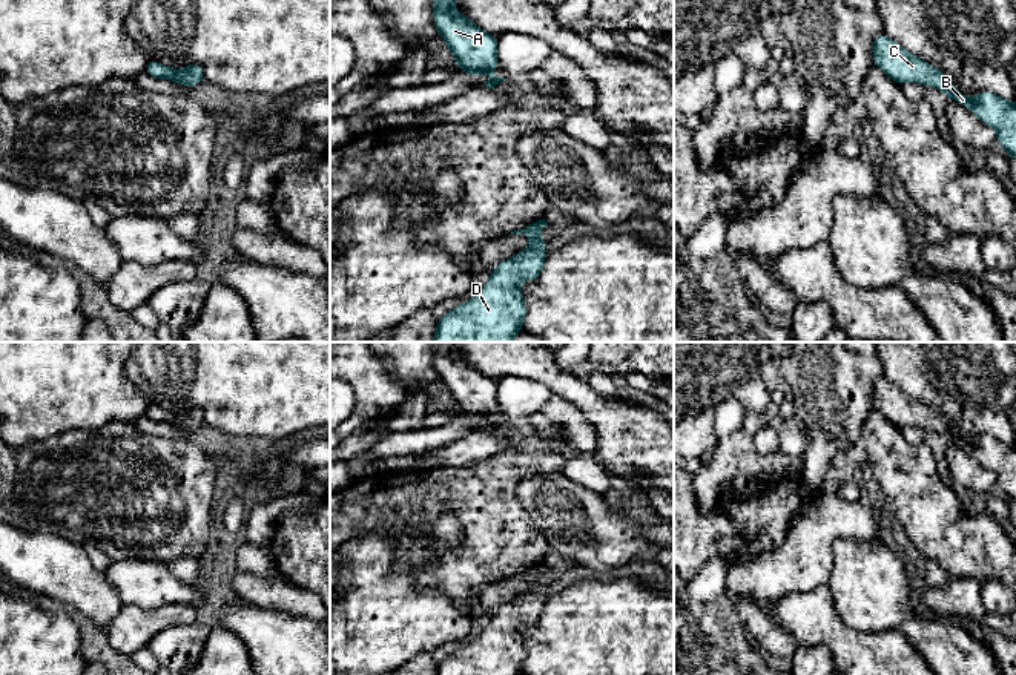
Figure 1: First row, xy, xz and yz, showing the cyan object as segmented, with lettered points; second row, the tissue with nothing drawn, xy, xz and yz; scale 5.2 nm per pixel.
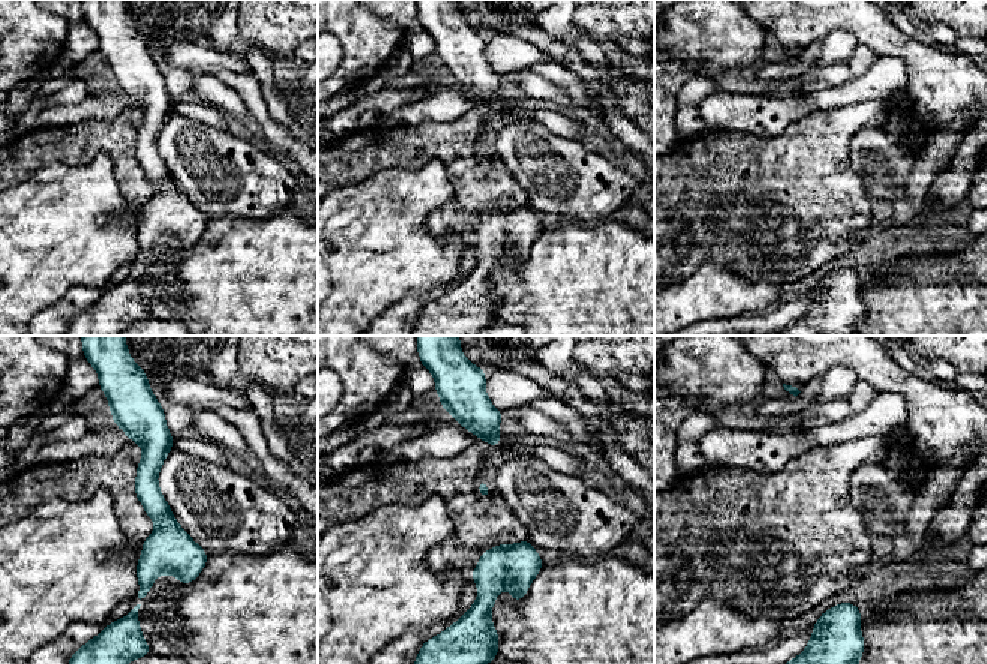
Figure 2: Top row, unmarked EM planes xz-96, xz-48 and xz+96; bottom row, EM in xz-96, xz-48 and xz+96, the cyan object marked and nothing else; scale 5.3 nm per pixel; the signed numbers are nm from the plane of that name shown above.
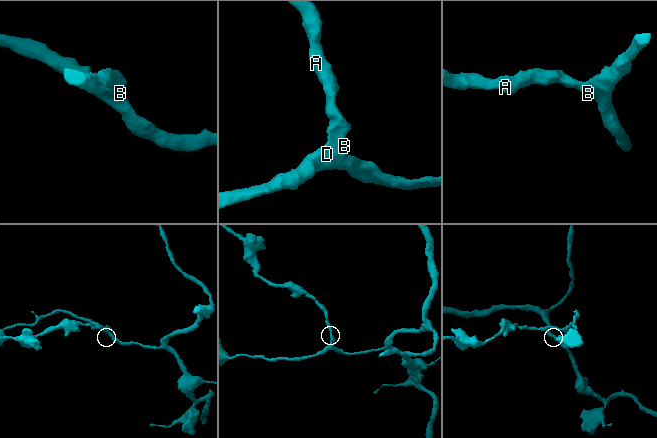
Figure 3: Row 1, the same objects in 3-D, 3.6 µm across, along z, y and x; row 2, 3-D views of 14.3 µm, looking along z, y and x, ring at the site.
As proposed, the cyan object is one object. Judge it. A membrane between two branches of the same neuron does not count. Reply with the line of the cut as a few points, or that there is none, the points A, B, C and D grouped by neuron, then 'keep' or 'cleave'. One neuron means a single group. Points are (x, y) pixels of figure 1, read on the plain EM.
no cut; A B C D; keep

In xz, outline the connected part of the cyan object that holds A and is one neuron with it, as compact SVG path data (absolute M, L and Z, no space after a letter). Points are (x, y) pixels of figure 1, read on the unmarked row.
M433 342L433 364L456 408L474 420L497 414L497 380L459 357L454 345L456 342Z

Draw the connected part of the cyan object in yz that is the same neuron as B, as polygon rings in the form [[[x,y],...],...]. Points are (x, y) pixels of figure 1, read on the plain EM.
[[[882,376],[873,382],[872,396],[875,410],[895,426],[930,428],[950,443],[975,456],[982,466],[995,472],[996,483],[1005,497],[1016,503],[1016,445],[1007,445],[988,434],[976,437],[975,442],[965,442],[939,413],[909,397],[899,387],[892,385]]]

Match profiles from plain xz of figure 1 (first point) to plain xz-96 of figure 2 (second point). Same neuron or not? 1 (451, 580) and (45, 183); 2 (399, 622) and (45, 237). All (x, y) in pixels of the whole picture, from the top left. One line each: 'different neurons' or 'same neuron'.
1: different neurons
2: same neuron

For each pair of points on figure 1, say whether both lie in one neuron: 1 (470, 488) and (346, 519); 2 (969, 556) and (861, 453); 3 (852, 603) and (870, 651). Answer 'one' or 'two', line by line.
1: one
2: one
3: two

